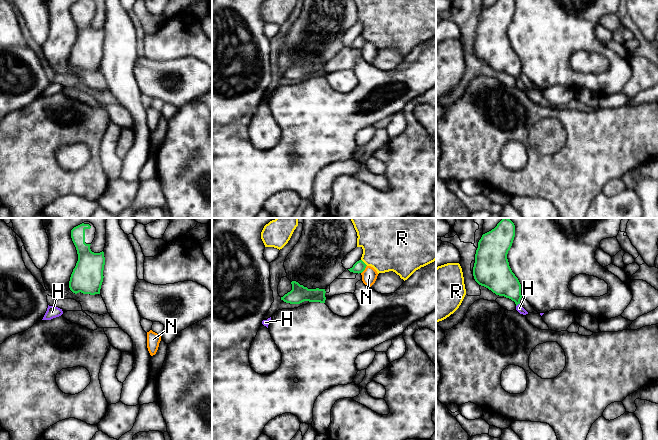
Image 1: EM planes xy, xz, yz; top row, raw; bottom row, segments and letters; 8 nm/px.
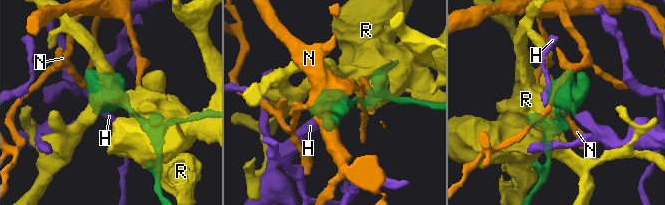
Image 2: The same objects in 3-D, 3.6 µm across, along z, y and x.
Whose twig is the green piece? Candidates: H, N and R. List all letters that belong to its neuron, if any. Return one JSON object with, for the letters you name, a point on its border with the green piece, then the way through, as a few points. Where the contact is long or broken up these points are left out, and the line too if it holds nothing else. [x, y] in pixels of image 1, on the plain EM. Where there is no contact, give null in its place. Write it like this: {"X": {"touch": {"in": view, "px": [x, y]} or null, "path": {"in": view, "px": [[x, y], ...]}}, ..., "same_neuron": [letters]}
{"H": {"touch": {"in": "yz", "px": [517, 80]}, "path": {"in": "yz", "px": [[500, 55], [514, 69], [517, 80], [519, 84]]}}, "same_neuron": ["H"]}

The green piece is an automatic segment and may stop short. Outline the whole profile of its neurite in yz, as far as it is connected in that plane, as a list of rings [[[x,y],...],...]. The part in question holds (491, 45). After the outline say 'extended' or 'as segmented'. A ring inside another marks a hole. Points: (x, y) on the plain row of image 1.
[[[497,0],[494,5],[483,10],[475,30],[473,52],[479,61],[514,77],[516,86],[526,91],[528,88],[520,80],[521,60],[507,35],[514,13],[514,0]]]; extended

